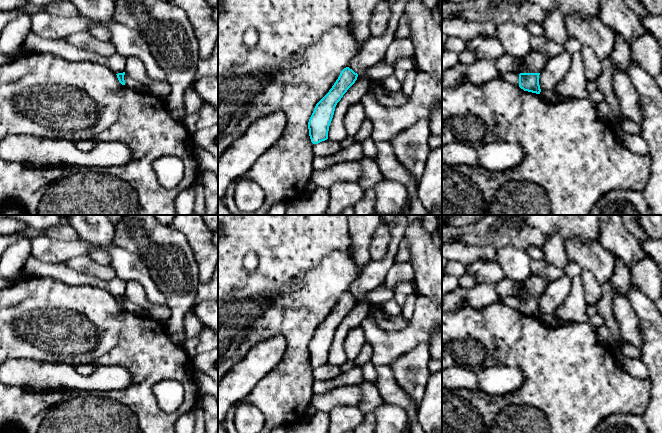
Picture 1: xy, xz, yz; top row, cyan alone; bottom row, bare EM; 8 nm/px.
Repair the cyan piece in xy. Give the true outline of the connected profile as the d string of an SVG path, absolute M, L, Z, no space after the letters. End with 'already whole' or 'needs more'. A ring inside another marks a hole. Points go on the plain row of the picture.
M125 296L116 298L119 306L122 309L125 309L129 312L132 312L134 314L140 315L140 316L149 316L149 313L146 309L144 309L141 306L138 306L137 304L127 300Z; needs more

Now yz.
M508 296L505 298L500 298L500 300L515 309L518 309L524 315L540 318L541 313L539 309L539 299L540 297L516 297Z; needs more

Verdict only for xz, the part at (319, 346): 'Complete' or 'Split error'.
Split error

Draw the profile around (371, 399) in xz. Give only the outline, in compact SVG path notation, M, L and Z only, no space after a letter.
M362 382L360 385L362 399L358 408L364 414L373 413L384 401L375 385L369 382Z

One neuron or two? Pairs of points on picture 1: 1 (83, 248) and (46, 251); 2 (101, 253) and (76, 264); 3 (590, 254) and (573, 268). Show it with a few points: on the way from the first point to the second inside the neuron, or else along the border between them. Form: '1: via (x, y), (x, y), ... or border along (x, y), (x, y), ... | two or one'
1: via (74, 248), (55, 250) | one
2: border along (88, 254), (95, 261), (110, 265) | two
3: border along (569, 260), (572, 260), (582, 269) | two

